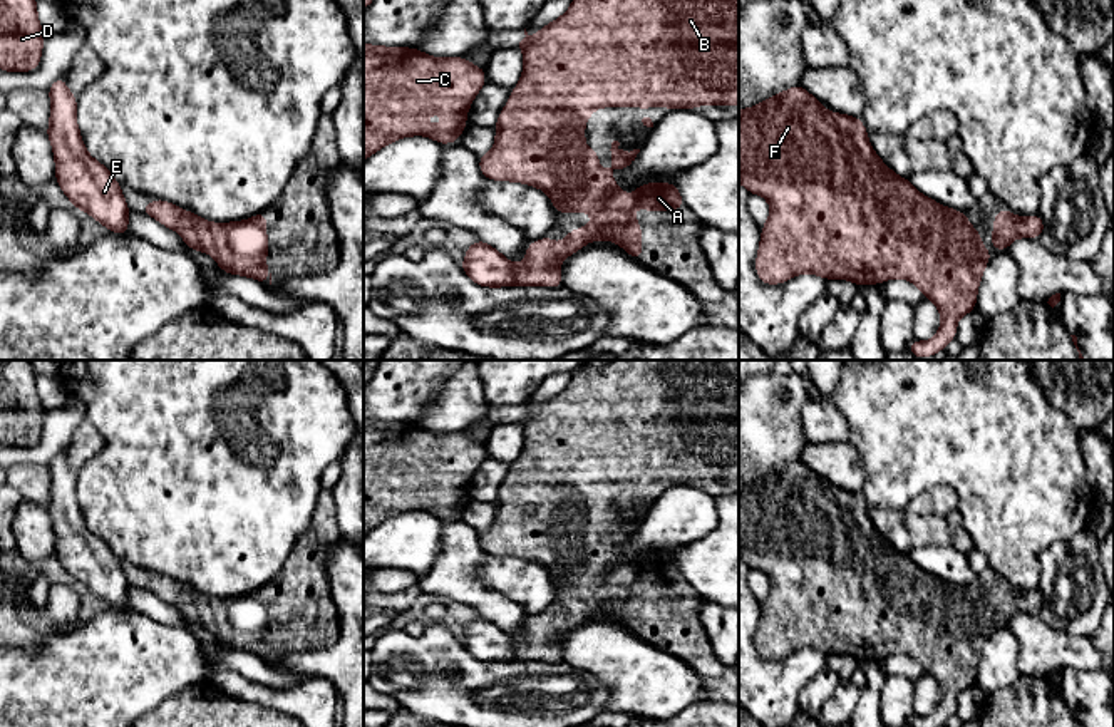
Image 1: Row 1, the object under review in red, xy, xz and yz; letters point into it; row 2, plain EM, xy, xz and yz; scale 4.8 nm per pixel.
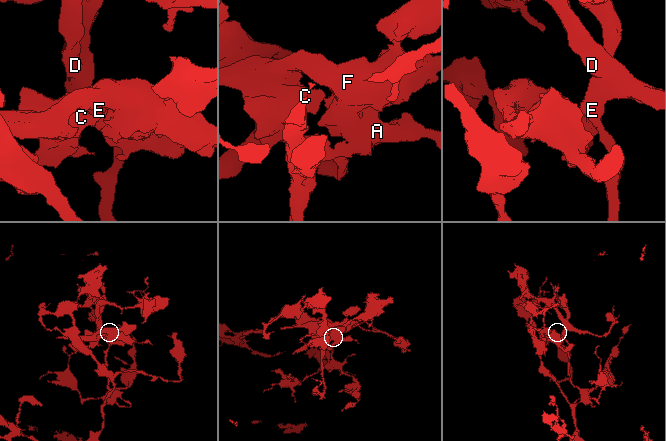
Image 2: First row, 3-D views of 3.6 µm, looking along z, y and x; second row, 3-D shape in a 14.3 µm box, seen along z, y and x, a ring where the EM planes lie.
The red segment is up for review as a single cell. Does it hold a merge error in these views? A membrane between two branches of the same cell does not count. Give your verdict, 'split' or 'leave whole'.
leave whole

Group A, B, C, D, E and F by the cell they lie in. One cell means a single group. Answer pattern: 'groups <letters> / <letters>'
groups A B C D E F

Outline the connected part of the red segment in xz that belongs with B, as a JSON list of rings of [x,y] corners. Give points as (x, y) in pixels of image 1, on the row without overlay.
[[[610,360],[601,369],[588,369],[583,367],[571,375],[571,382],[565,390],[556,394],[554,397],[543,402],[534,412],[528,412],[524,404],[524,414],[519,410],[516,422],[523,425],[524,431],[524,446],[519,454],[519,461],[514,462],[509,469],[508,481],[499,487],[496,498],[496,518],[489,529],[479,531],[479,544],[486,554],[494,556],[514,556],[524,558],[534,563],[543,565],[549,570],[551,578],[556,588],[570,588],[570,586],[585,586],[598,595],[580,603],[570,606],[558,623],[554,620],[553,611],[546,611],[541,616],[531,616],[526,625],[526,635],[523,640],[513,640],[506,632],[503,632],[491,620],[477,615],[466,625],[466,633],[461,638],[464,648],[481,662],[533,662],[544,660],[551,663],[563,662],[563,653],[560,650],[560,638],[576,628],[581,621],[595,615],[610,615],[618,618],[625,626],[632,630],[633,635],[642,637],[642,603],[640,598],[633,593],[632,583],[638,580],[643,586],[673,586],[685,581],[680,573],[678,563],[675,558],[663,559],[662,556],[640,559],[635,570],[621,570],[620,561],[611,554],[611,546],[600,544],[596,541],[596,534],[601,531],[598,526],[588,526],[585,519],[585,498],[588,491],[596,491],[591,486],[598,482],[687,482],[695,484],[697,481],[714,479],[714,481],[739,481],[739,360]]]

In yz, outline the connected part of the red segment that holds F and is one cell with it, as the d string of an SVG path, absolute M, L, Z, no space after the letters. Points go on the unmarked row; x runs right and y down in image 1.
M801 459L759 481L739 486L739 556L750 570L762 570L771 590L761 601L756 647L762 658L779 660L801 648L824 655L851 655L858 662L906 653L941 688L941 702L928 717L913 715L910 727L941 727L957 712L957 697L975 685L983 643L992 630L983 625L963 586L945 583L918 568L906 553L896 551L873 526L859 492L833 487Z

